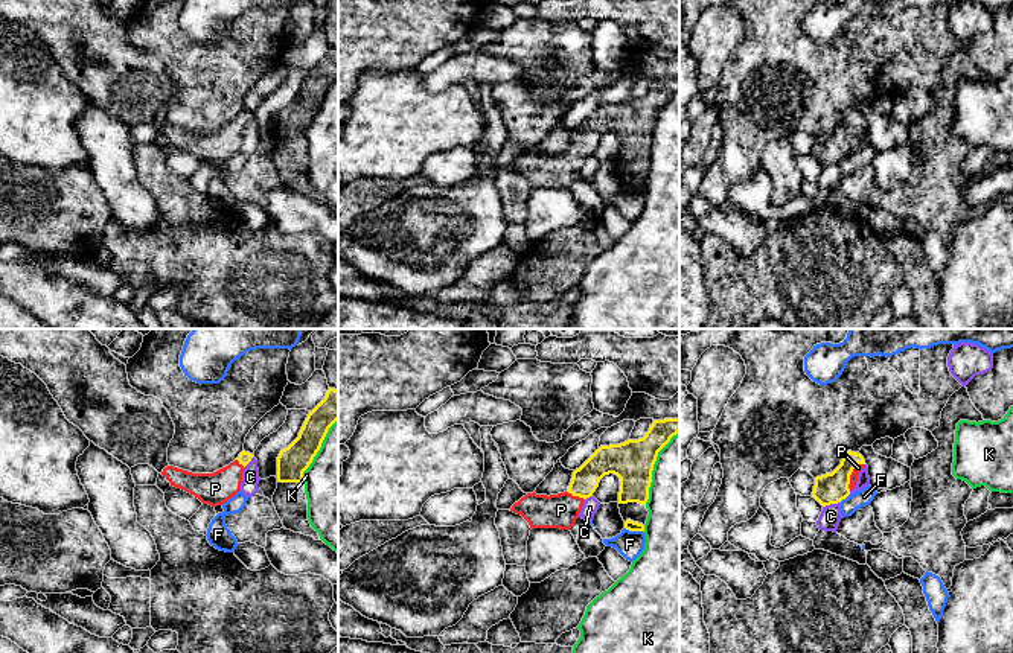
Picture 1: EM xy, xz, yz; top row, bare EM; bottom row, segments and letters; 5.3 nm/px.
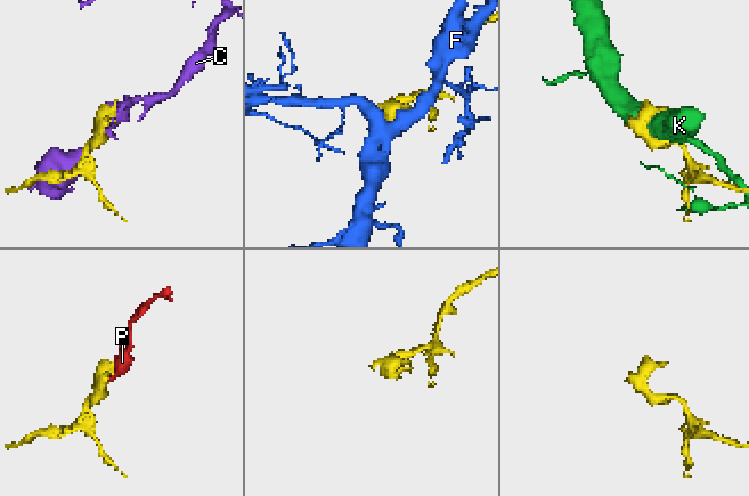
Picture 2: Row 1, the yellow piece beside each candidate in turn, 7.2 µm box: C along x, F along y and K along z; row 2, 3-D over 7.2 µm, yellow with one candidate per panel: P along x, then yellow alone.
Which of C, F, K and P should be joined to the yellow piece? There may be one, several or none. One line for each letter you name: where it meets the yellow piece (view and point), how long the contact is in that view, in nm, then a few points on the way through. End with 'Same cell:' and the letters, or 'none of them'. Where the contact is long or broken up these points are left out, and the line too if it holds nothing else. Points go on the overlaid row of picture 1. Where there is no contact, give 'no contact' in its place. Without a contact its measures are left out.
P: meets yellow in yz at (850, 474); contact 170 nm long; runs through yz (832, 487), (850, 474), (853, 478)
Same cell: P

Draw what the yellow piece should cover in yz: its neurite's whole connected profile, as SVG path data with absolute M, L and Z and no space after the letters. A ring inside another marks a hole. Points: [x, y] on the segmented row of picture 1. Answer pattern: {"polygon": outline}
{"polygon": "M845 452L841 464L832 473L815 478L812 498L823 507L841 502L855 489L858 475L864 467L865 460L861 454Z"}

